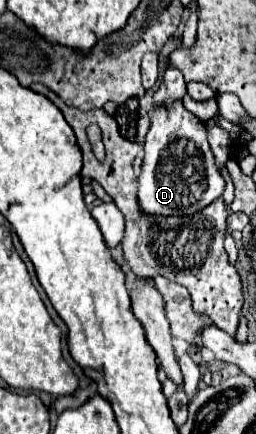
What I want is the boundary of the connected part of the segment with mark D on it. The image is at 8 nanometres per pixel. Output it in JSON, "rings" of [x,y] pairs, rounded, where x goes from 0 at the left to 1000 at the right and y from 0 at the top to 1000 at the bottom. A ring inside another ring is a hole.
{"rings":[[[680,230],[680,240],[602,249],[594,286],[563,327],[563,373],[539,406],[539,470],[570,498],[750,498],[805,479],[820,465],[859,456],[875,442],[875,410],[836,382],[836,359],[820,350],[805,323],[805,290],[750,258],[734,258],[711,230]]]}

